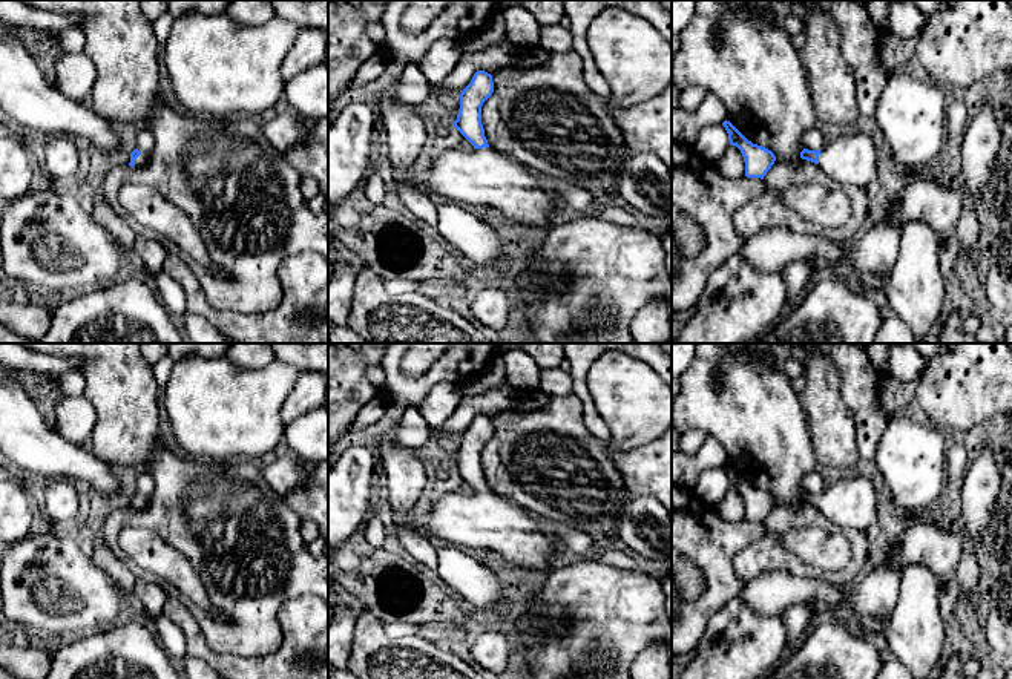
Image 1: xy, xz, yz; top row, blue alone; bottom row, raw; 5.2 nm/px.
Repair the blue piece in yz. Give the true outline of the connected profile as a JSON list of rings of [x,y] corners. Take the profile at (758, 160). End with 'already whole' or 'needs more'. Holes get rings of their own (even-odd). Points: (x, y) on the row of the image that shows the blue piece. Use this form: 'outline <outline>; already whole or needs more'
outline [[[725,120],[722,126],[728,133],[730,144],[736,146],[744,156],[745,176],[764,179],[776,161],[774,153],[762,146],[748,141],[730,121]]]; already whole

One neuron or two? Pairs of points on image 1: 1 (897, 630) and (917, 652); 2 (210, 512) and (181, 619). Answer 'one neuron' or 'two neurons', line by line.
1: one neuron
2: two neurons

